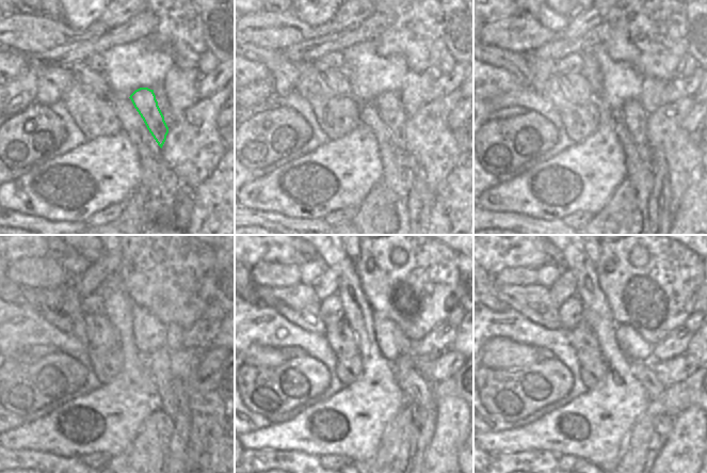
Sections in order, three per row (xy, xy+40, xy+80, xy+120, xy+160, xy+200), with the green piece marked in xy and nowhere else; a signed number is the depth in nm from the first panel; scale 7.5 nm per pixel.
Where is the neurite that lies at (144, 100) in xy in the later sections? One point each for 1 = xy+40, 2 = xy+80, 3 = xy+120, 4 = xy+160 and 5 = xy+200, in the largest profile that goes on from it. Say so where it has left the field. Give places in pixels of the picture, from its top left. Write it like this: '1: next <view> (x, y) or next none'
1: next xy+40 (389, 105)
2: next xy+80 (632, 114)
3: next xy+120 (159, 362)
4: next xy+160 (402, 366)
5: next xy+200 (663, 425)

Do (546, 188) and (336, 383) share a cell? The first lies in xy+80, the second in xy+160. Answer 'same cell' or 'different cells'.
different cells

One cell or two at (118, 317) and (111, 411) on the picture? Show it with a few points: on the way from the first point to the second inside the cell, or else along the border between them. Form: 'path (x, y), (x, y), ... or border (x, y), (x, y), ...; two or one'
path (127, 341), (130, 351), (130, 388); one

